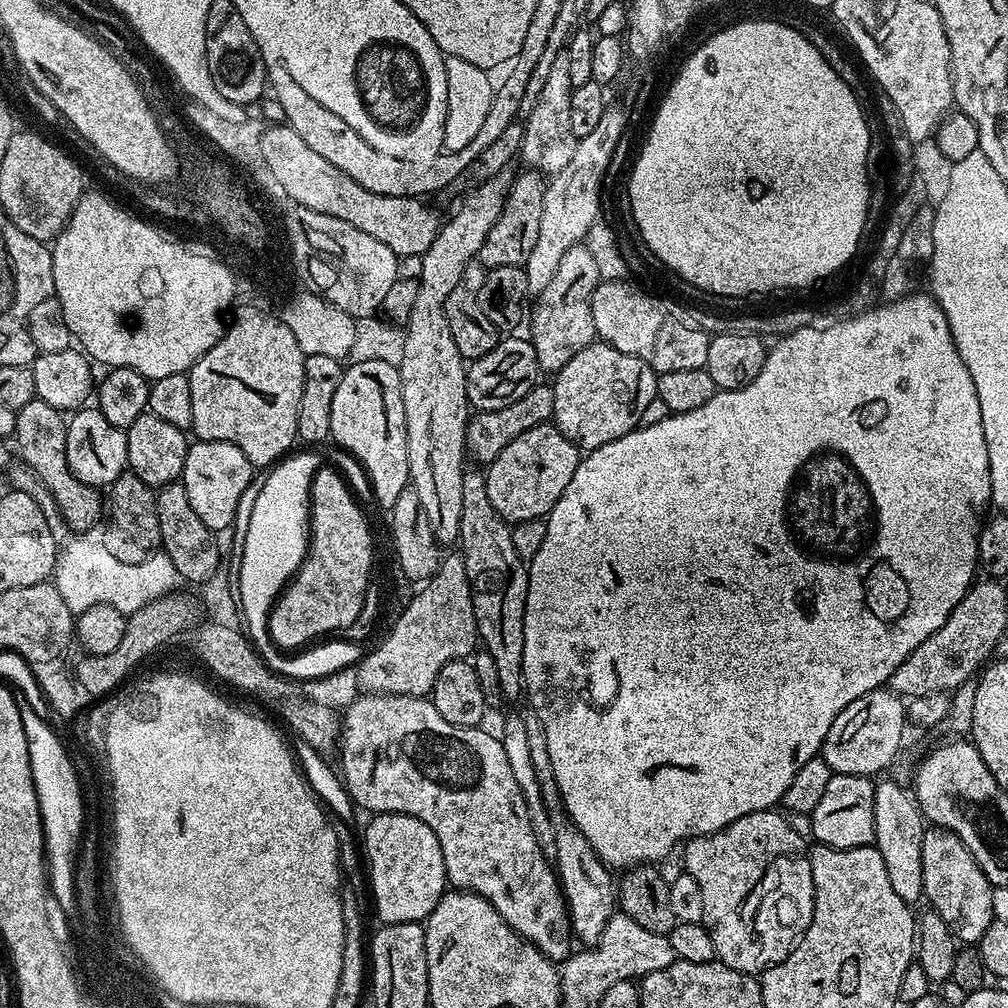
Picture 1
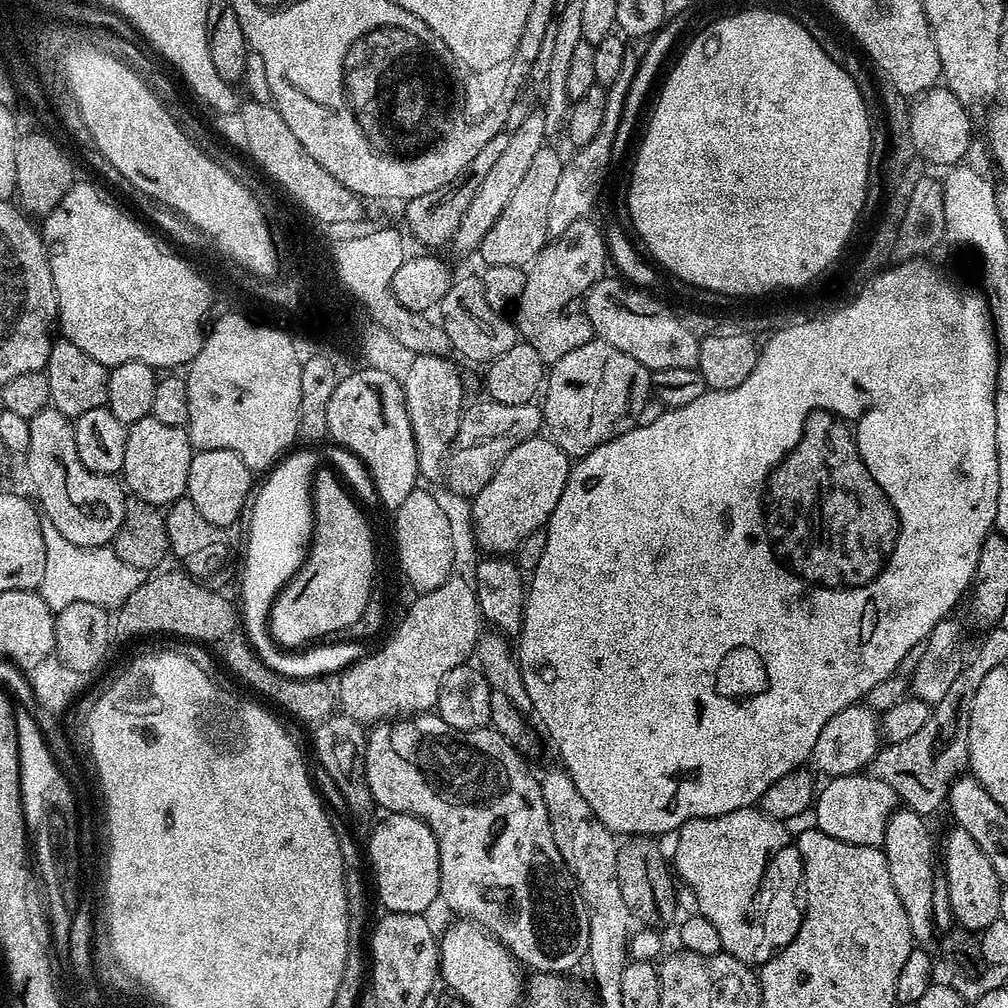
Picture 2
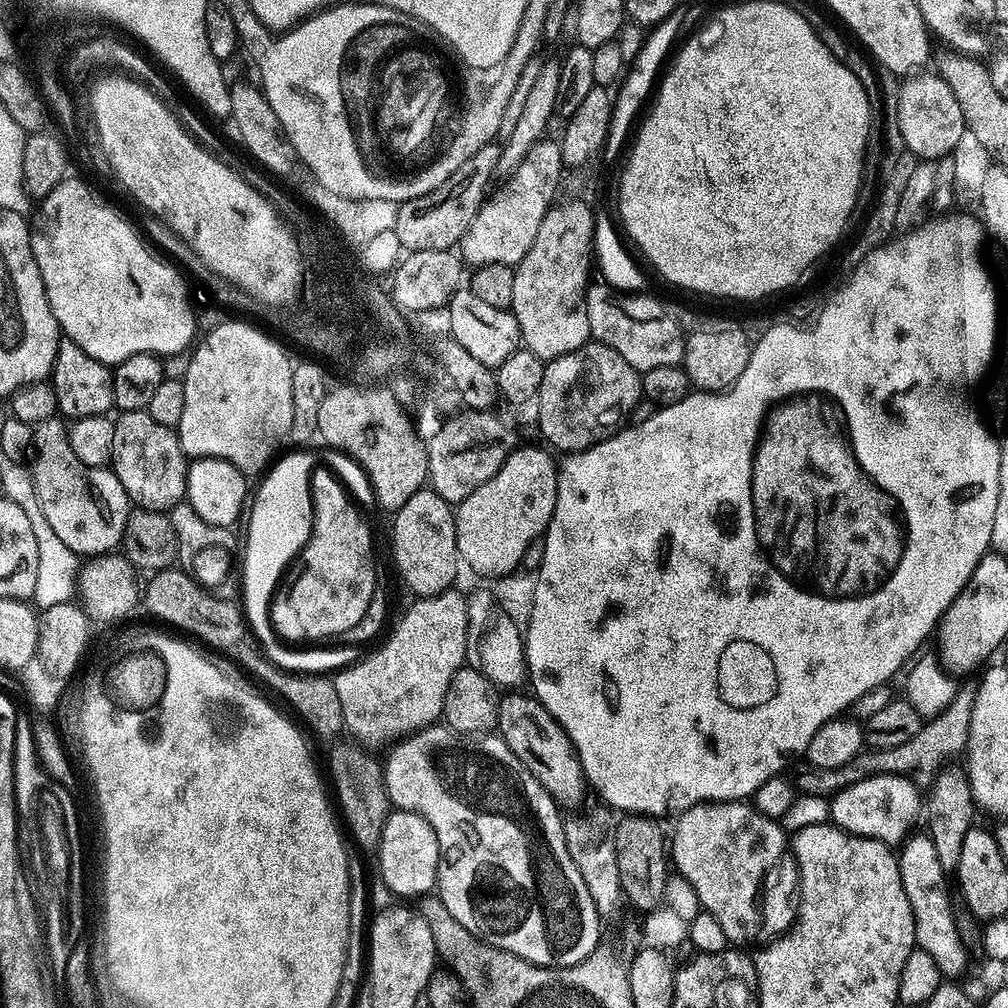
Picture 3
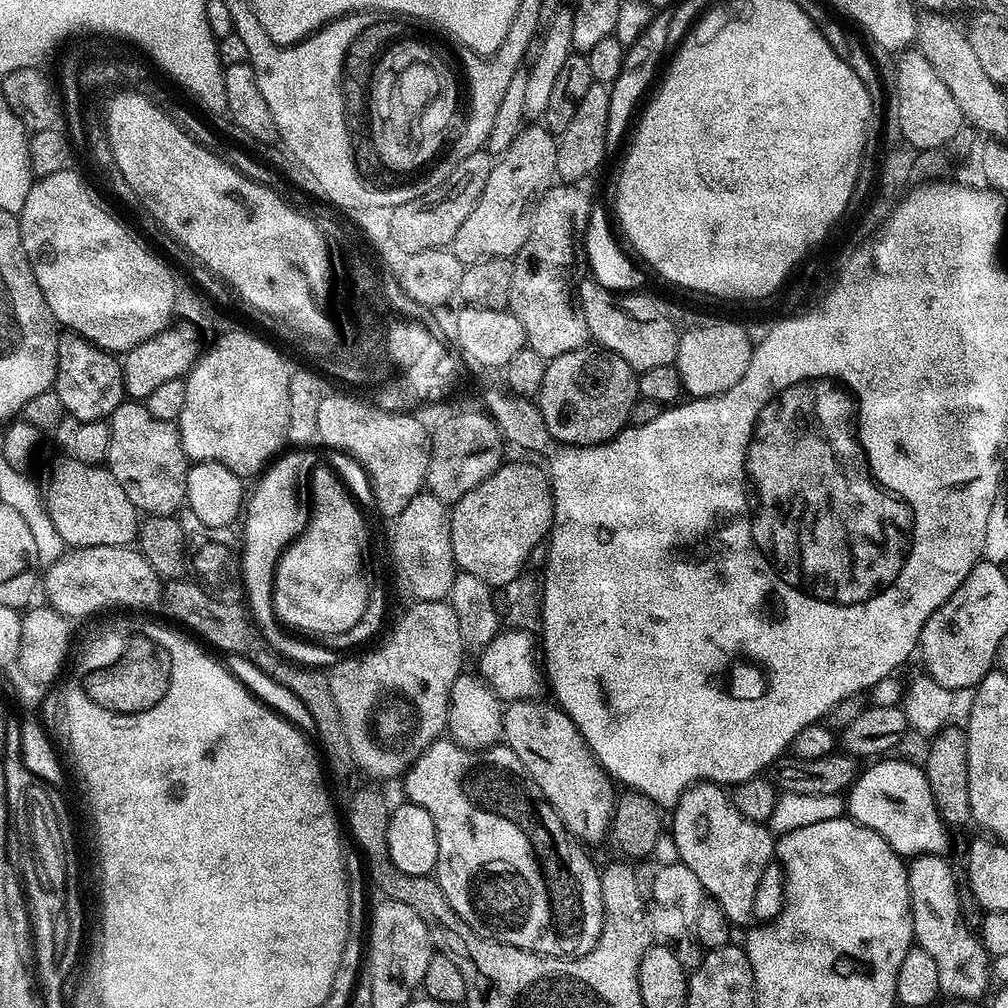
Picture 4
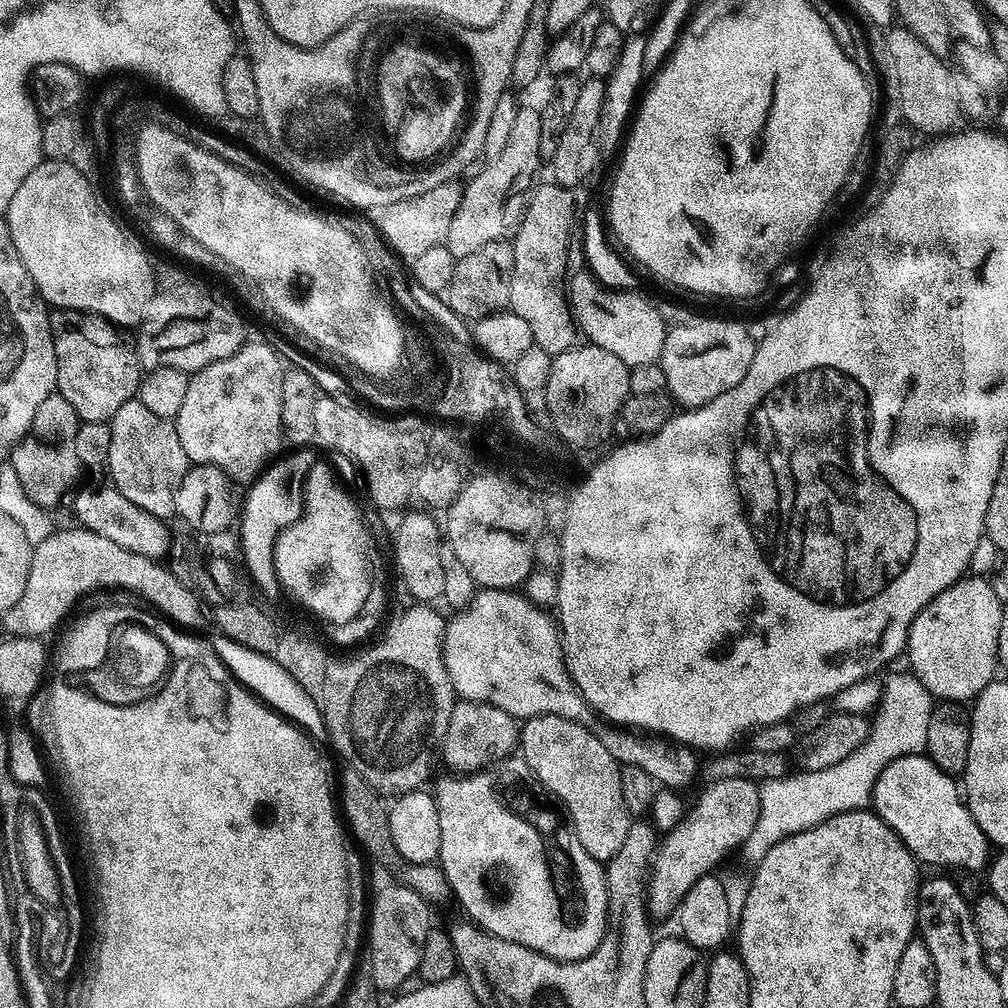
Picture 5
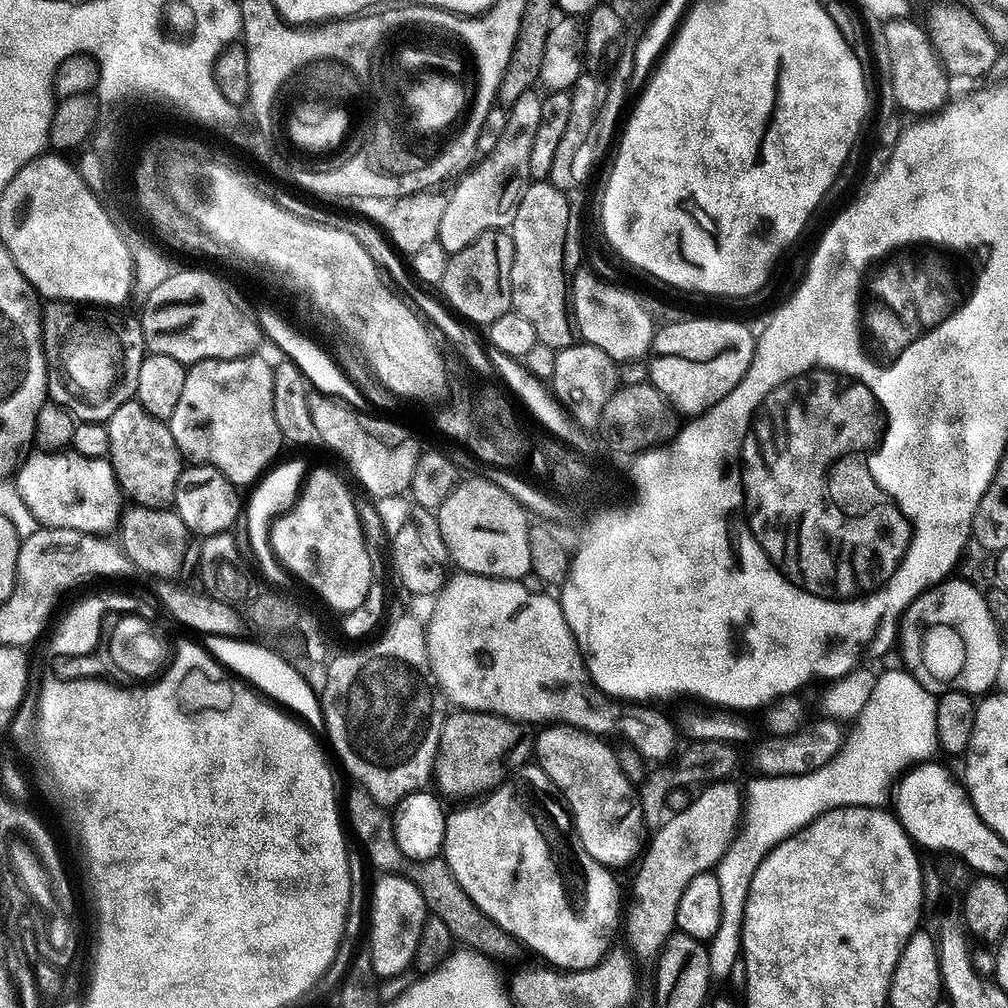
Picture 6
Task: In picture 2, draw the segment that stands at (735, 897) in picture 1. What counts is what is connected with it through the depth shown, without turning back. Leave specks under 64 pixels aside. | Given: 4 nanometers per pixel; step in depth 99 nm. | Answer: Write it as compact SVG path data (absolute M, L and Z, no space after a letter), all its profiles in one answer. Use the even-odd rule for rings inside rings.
M753 806L721 816L694 818L678 829L674 839L674 872L692 891L696 899L695 911L717 928L723 951L739 960L752 962L762 949L764 935L759 923L748 921L748 915L756 895L761 895L764 871L770 858L790 842L787 823L770 818Z

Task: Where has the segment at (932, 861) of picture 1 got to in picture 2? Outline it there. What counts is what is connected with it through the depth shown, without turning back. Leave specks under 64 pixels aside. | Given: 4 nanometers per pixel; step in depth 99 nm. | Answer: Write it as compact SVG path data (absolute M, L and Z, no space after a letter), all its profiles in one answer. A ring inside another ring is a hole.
M953 827L951 831L944 844L944 856L942 852L942 876L948 887L953 918L959 927L979 934L990 926L990 922L1000 919L1002 885L994 866L990 866L990 858L986 858L978 842L974 842L966 830Z

